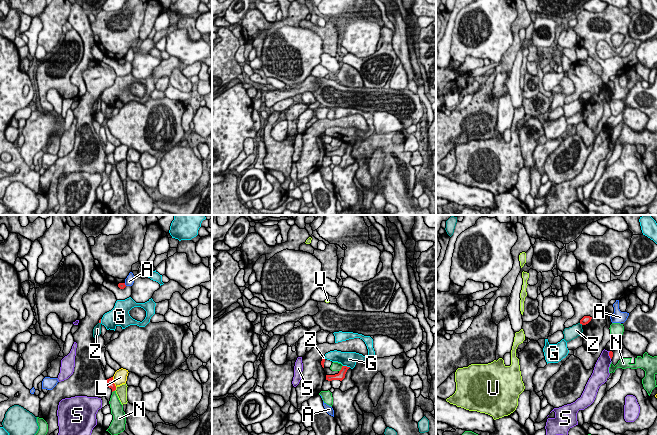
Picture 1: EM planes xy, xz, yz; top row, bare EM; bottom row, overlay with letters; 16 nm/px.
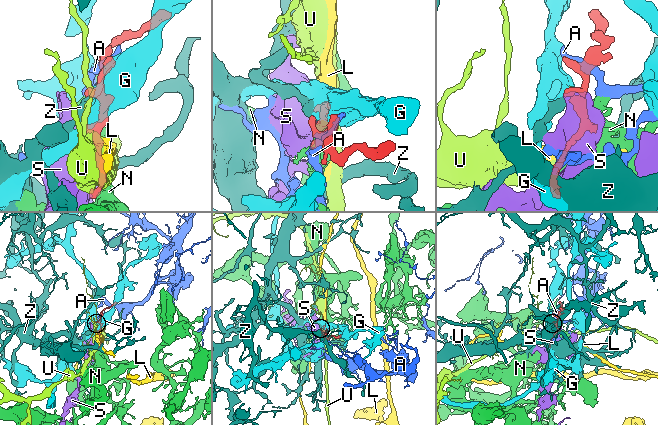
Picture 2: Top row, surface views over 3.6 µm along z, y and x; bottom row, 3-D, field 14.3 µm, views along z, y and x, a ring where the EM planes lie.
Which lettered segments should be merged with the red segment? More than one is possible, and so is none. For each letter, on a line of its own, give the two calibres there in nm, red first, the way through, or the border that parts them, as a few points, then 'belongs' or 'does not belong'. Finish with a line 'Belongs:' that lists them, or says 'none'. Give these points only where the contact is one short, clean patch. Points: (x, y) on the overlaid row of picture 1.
A: calibres 100 and 140 nm; does not belong
G: calibres 130 and 240 nm; does not belong
L: calibres 130 and 220 nm; border xy (112, 377), (113, 383), (116, 386); does not belong
N: calibres 130 and 140 nm; does not belong
S: calibres 60 and 240 nm; does not belong
U: calibres 130 and 190 nm; border xy (116, 387), (114, 390); does not belong
Z: calibres 130 and 200 nm; border yz (579, 323), (582, 324); does not belong
Belongs: none

